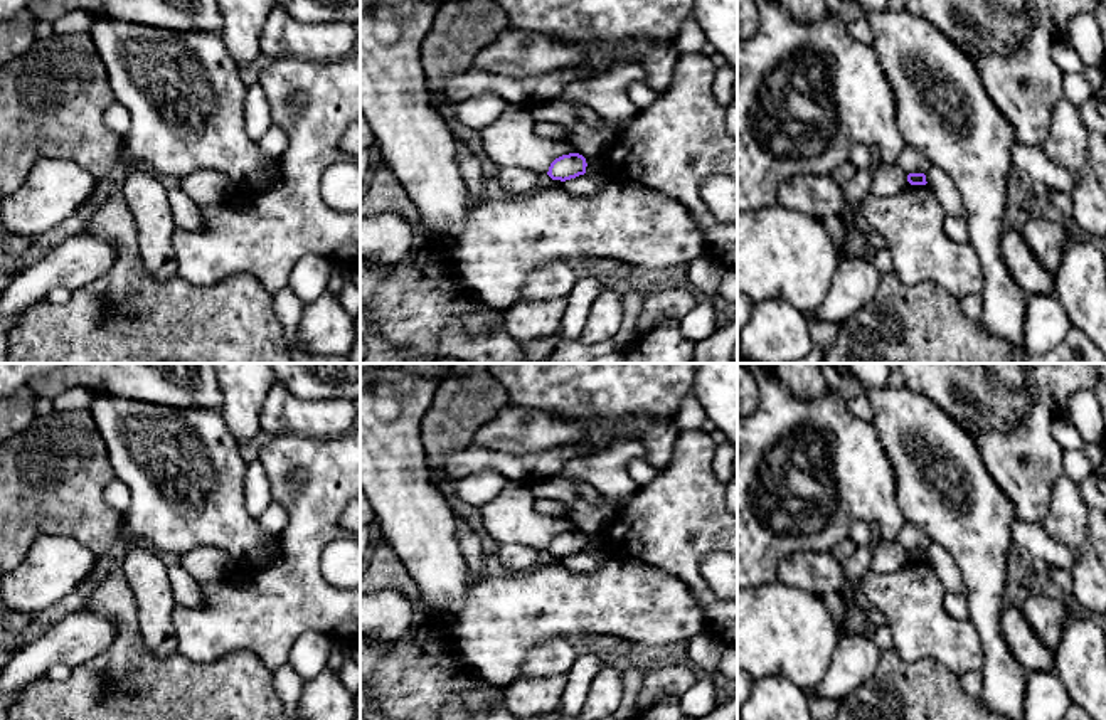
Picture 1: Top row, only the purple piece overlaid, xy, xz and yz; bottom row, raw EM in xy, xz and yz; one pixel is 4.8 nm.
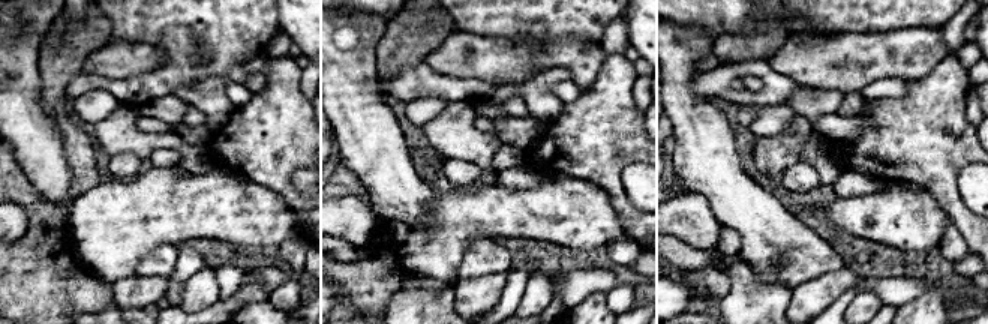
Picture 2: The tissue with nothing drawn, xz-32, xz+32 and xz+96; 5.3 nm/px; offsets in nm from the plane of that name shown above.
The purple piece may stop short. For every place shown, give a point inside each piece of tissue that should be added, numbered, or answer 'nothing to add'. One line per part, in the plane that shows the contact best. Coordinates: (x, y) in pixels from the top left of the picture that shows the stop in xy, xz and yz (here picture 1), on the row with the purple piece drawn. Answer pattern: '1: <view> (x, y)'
nothing to add

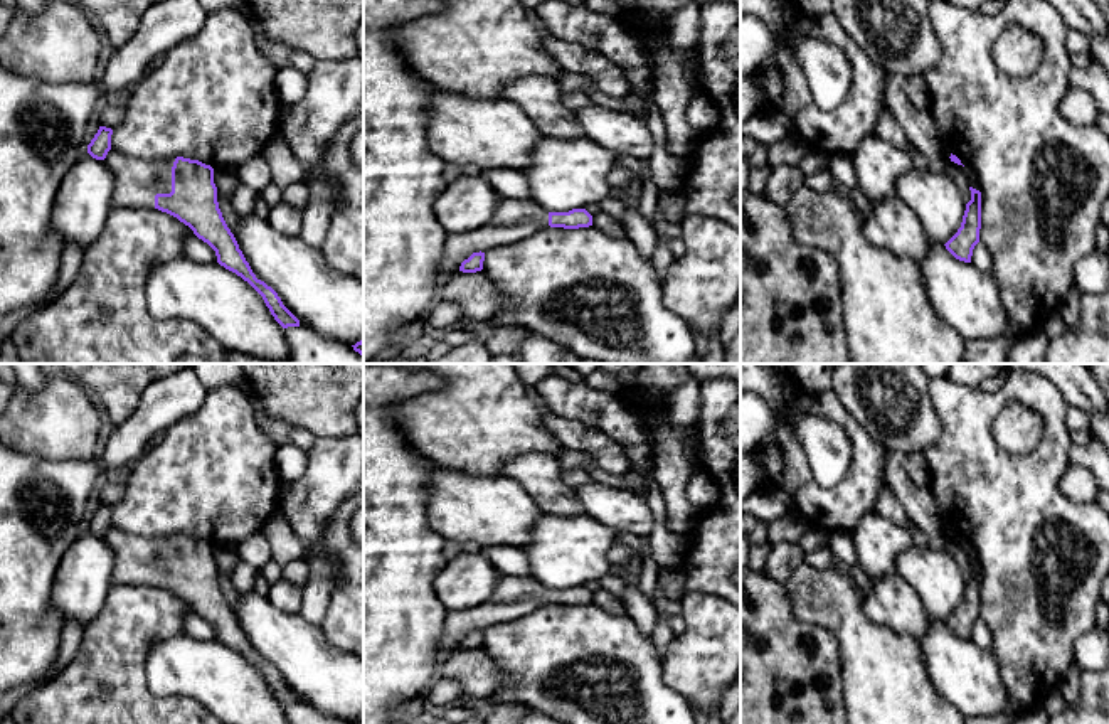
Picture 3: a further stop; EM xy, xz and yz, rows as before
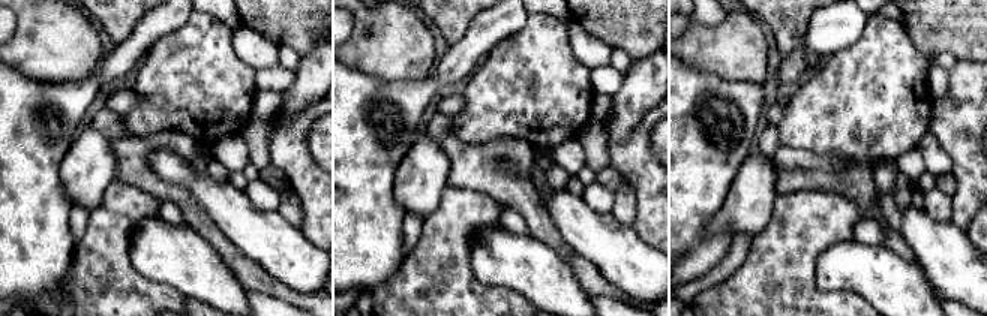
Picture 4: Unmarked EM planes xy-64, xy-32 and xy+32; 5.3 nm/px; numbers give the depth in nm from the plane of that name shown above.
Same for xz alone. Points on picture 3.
1: xz (514, 219)

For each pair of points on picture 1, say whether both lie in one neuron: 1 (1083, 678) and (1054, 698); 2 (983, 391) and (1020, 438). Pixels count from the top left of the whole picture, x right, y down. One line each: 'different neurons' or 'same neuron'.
1: different neurons
2: different neurons

